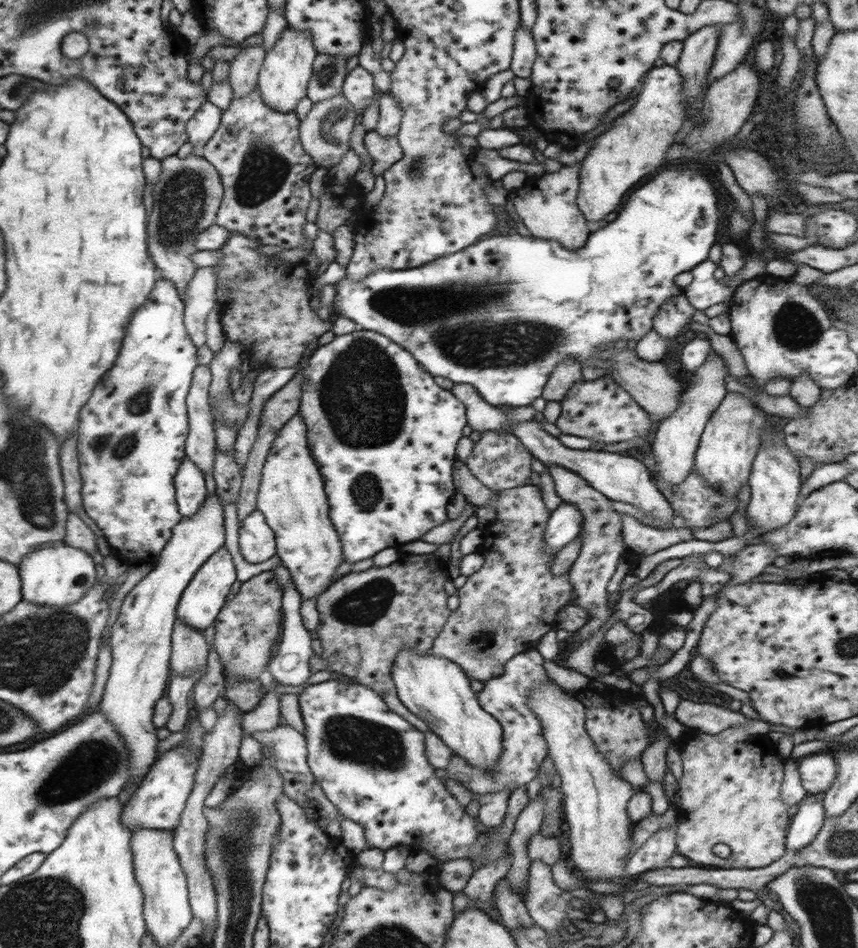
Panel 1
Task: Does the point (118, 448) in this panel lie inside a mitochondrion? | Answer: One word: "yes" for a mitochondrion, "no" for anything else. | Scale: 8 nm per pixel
yes

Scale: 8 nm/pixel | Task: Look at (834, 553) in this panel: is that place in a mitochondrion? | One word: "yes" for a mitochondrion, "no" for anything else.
no

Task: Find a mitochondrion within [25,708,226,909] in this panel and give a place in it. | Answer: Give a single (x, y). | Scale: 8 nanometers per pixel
(96, 764)

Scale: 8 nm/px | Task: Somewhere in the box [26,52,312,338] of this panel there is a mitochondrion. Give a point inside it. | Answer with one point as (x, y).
(181, 200)

